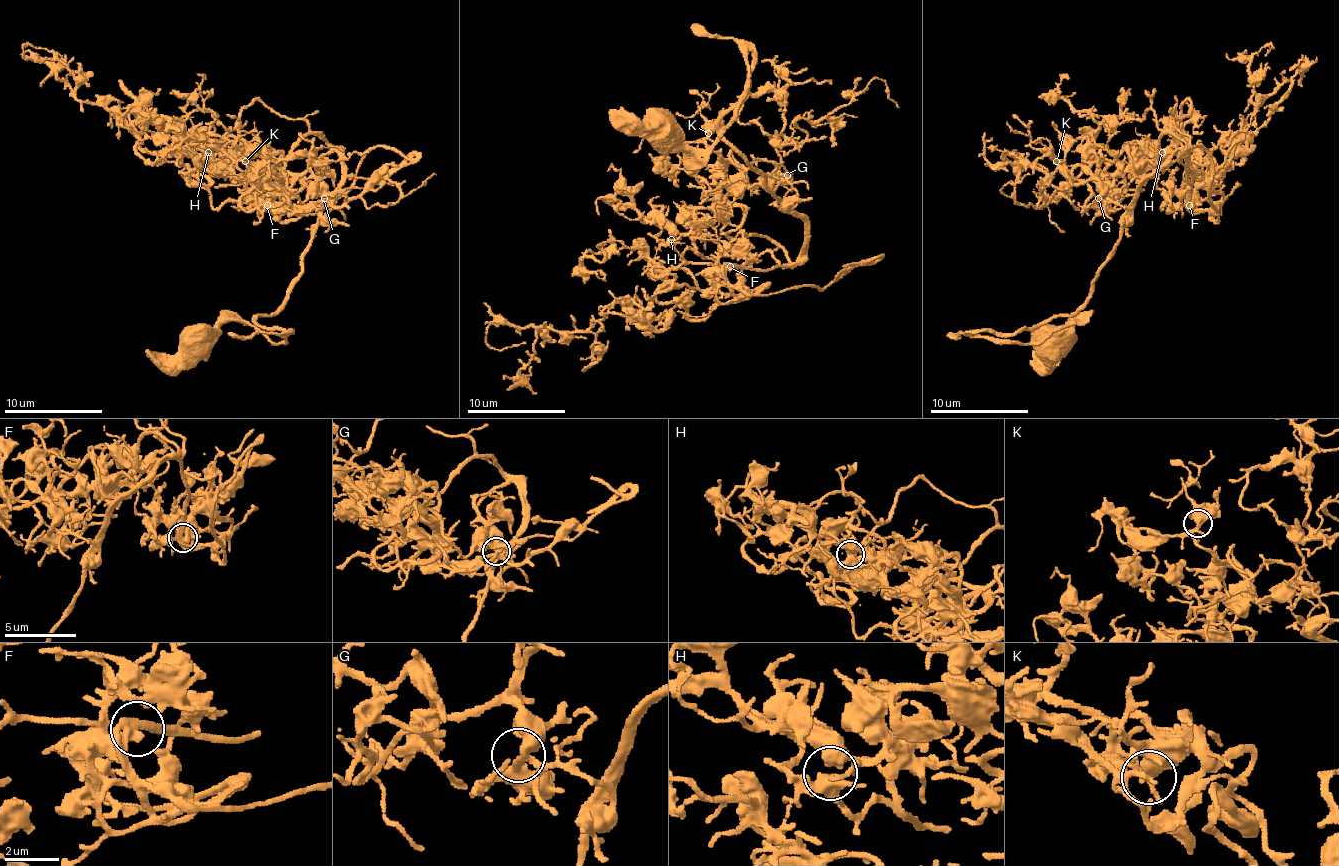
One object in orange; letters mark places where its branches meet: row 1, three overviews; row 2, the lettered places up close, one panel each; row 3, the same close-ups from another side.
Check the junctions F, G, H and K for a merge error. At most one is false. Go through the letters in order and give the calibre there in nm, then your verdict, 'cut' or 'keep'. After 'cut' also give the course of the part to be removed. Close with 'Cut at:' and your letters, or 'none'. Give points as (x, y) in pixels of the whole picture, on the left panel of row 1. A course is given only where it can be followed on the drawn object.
F: 360 nm thick; keep
G: 320 nm thick; keep
H: 420 nm thick; keep
K: 320 nm thick; keep
Cut at: none

